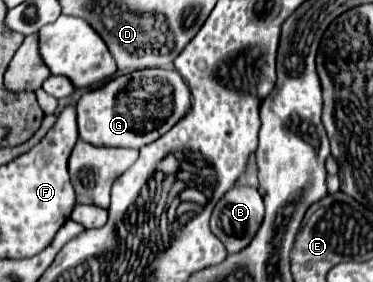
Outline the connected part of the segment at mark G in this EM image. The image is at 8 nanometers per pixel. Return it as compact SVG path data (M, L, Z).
M147 68L109 80L105 86L89 90L77 102L77 122L81 140L93 146L143 148L169 132L189 110L189 86L175 70Z

